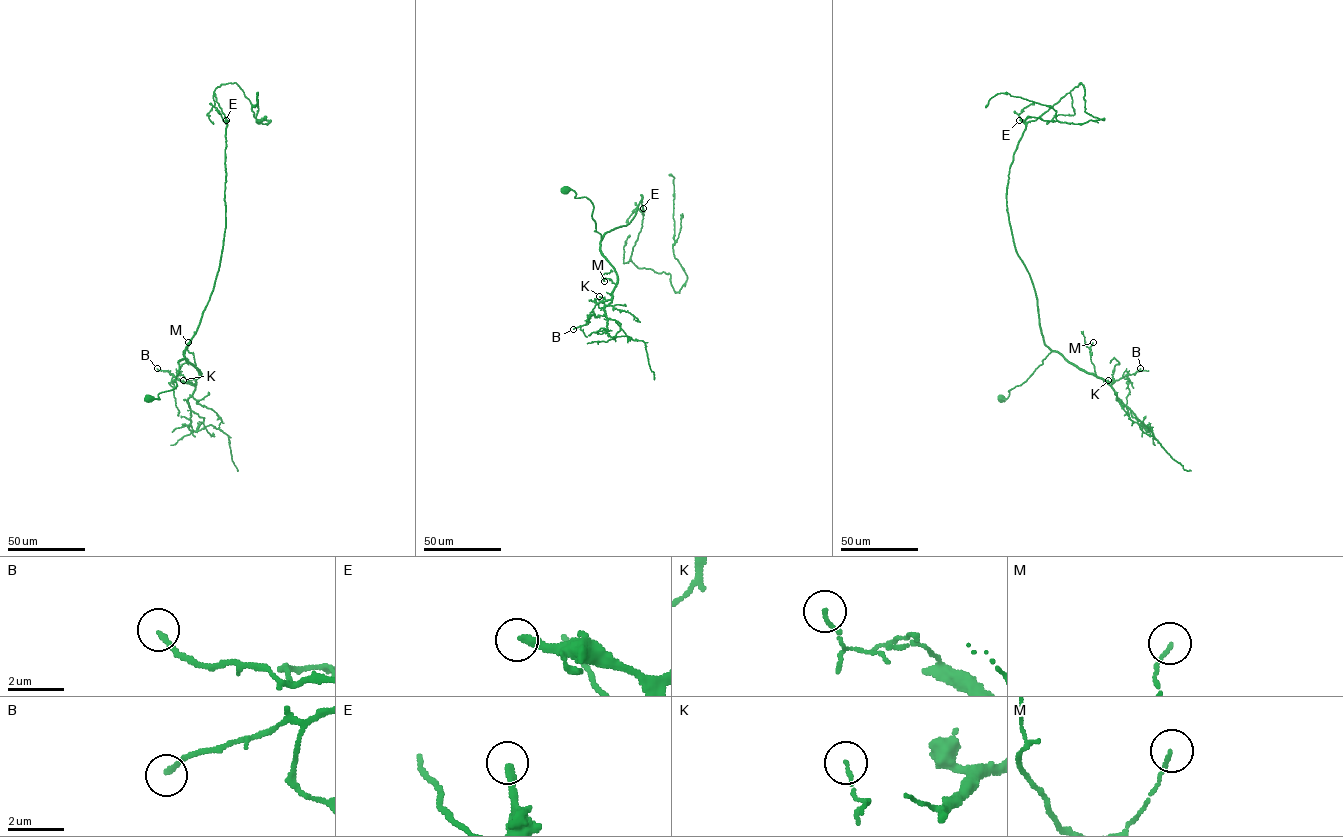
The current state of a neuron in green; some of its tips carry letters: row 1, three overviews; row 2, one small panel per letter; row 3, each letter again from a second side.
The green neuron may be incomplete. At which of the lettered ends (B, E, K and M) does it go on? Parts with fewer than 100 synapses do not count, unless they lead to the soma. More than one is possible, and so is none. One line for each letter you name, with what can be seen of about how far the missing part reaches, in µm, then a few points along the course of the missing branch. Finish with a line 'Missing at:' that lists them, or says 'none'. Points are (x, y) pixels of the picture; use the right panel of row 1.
E: 100 µm | (1019, 120), (1012, 113), (997, 113), (969, 136), (968, 153), (981, 181)
Missing at: E

